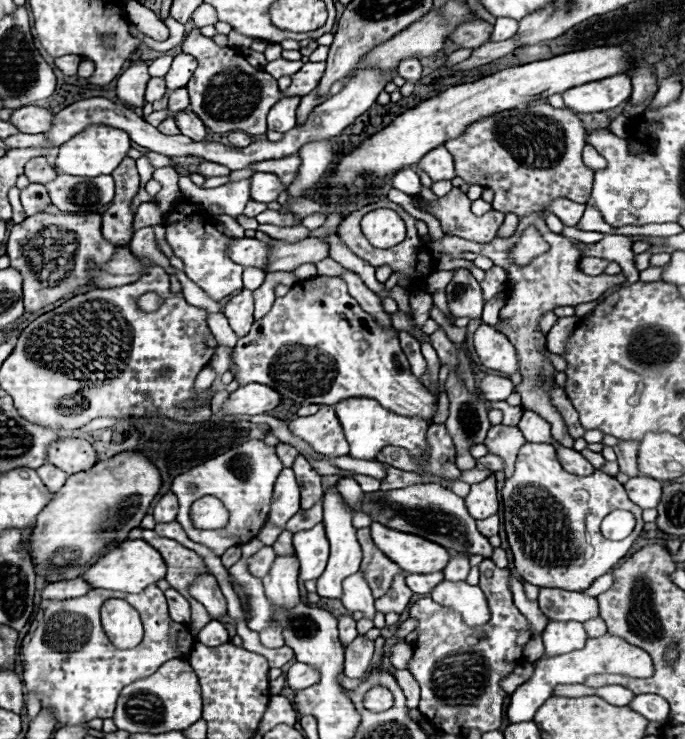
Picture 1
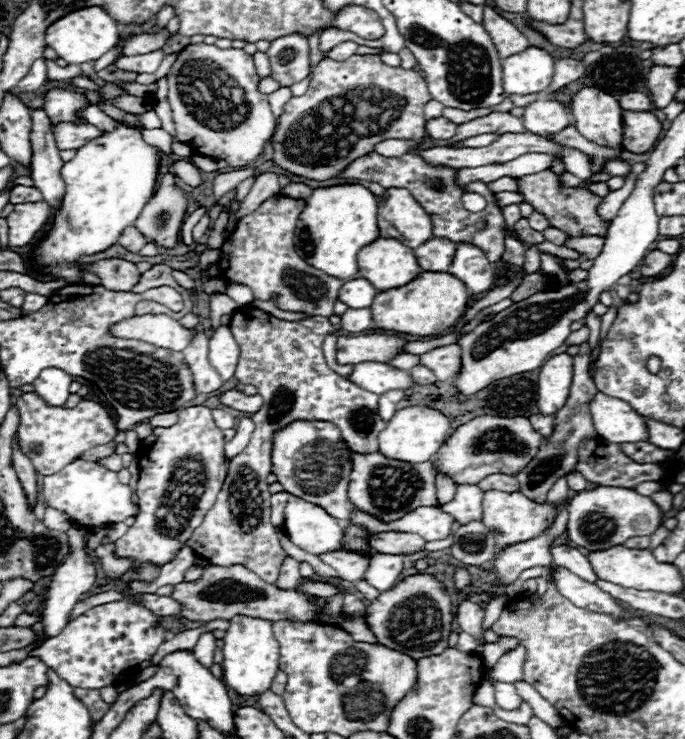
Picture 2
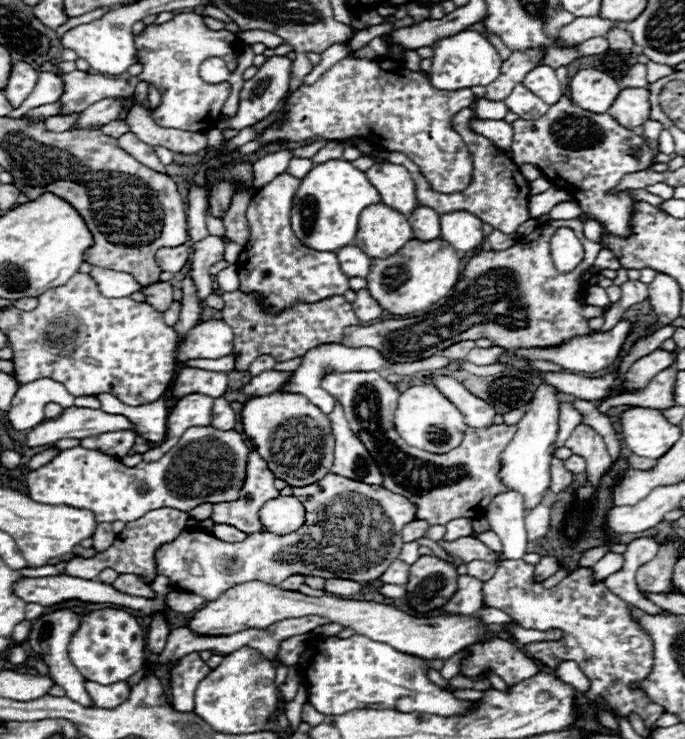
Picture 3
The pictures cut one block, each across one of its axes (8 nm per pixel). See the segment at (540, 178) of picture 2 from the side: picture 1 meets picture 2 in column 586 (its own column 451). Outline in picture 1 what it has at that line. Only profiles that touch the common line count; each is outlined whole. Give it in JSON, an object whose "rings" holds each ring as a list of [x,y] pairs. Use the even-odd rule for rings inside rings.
{"rings":[[[452,188],[450,194],[432,204],[422,198],[414,198],[414,206],[434,214],[440,220],[444,234],[460,236],[480,244],[492,242],[498,226],[504,220],[504,214],[496,210],[490,210],[484,216],[474,216],[470,212],[470,198],[460,188]]]}

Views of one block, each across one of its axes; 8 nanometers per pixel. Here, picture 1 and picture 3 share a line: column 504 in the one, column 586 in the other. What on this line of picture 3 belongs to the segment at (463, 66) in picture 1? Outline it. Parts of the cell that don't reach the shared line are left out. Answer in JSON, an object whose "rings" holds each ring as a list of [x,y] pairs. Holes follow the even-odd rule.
{"rings":[[[604,36],[590,38],[580,44],[580,56],[592,56],[592,54],[604,54],[608,50],[608,40]]]}

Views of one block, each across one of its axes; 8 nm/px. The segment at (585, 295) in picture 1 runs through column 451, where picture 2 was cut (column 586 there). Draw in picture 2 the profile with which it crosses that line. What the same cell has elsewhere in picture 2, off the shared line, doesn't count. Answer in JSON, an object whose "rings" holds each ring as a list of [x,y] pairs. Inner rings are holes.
{"rings":[[[582,236],[582,238],[568,238],[565,246],[585,254],[589,259],[594,260],[604,246],[604,238],[600,236]]]}

